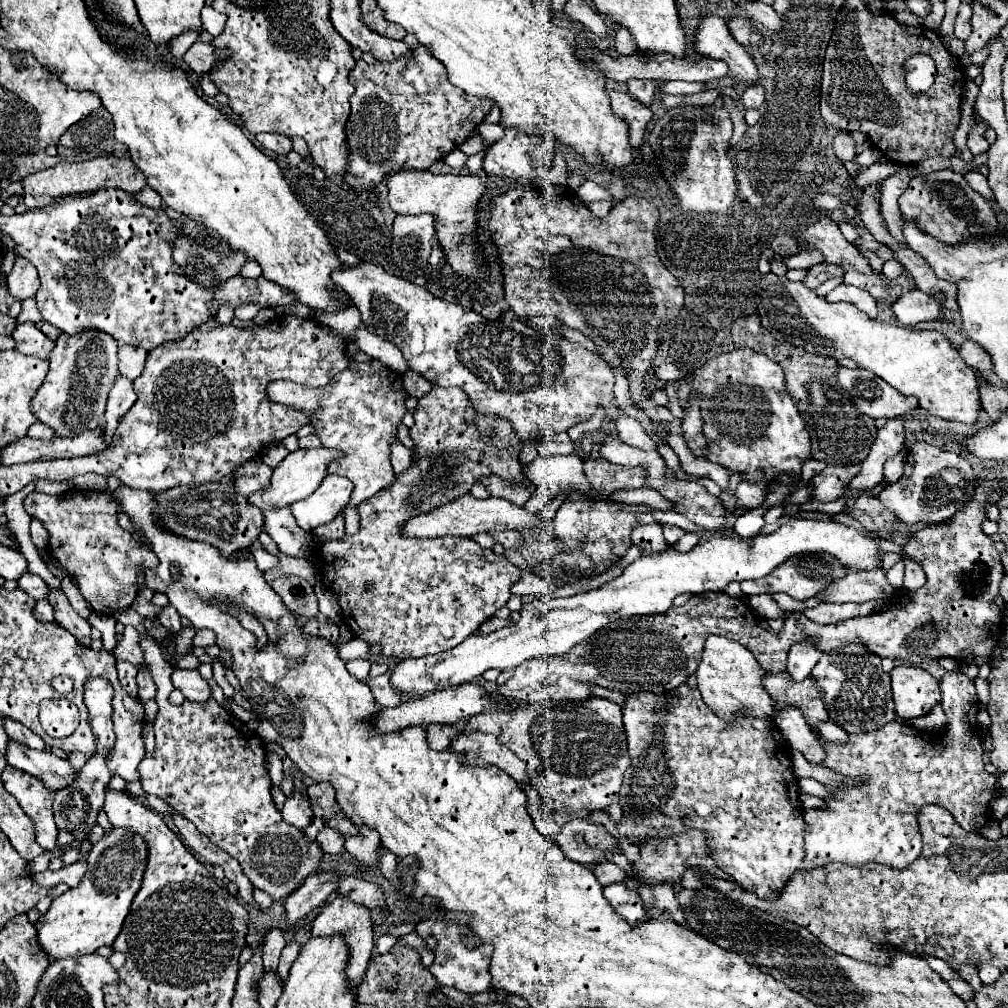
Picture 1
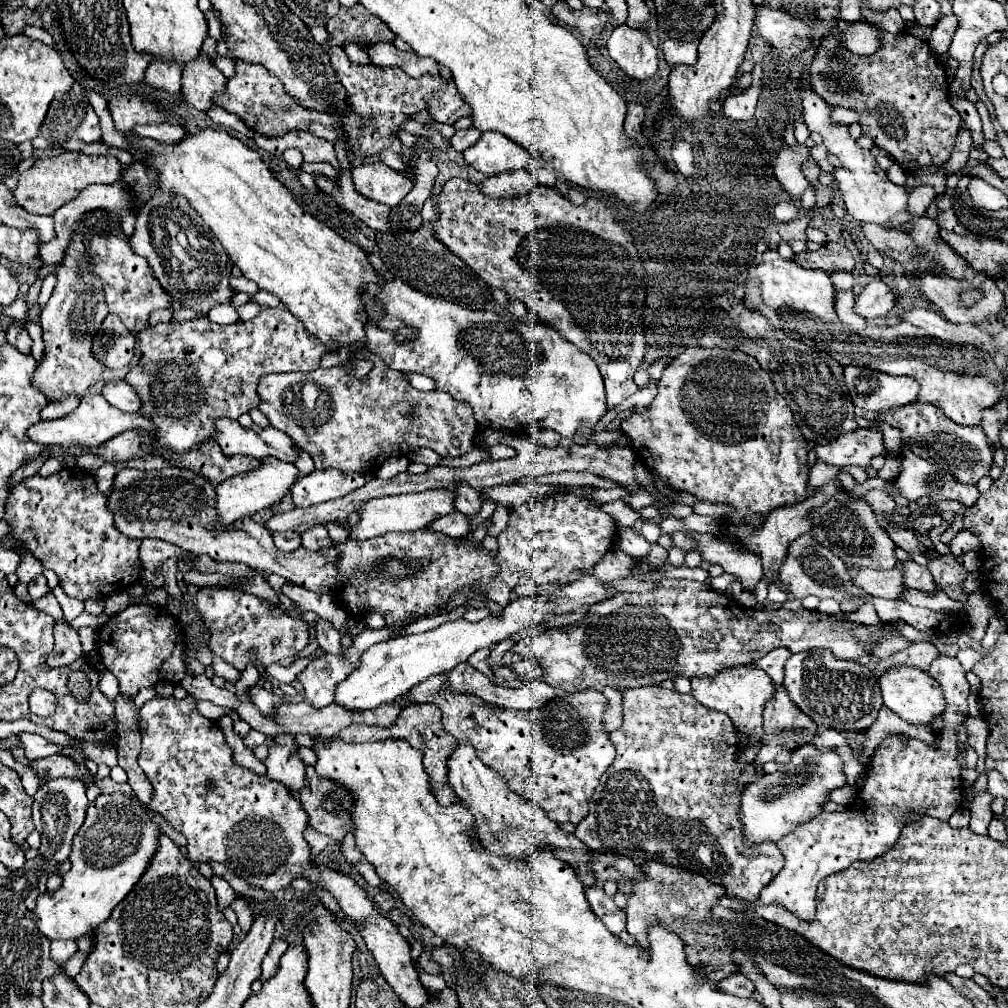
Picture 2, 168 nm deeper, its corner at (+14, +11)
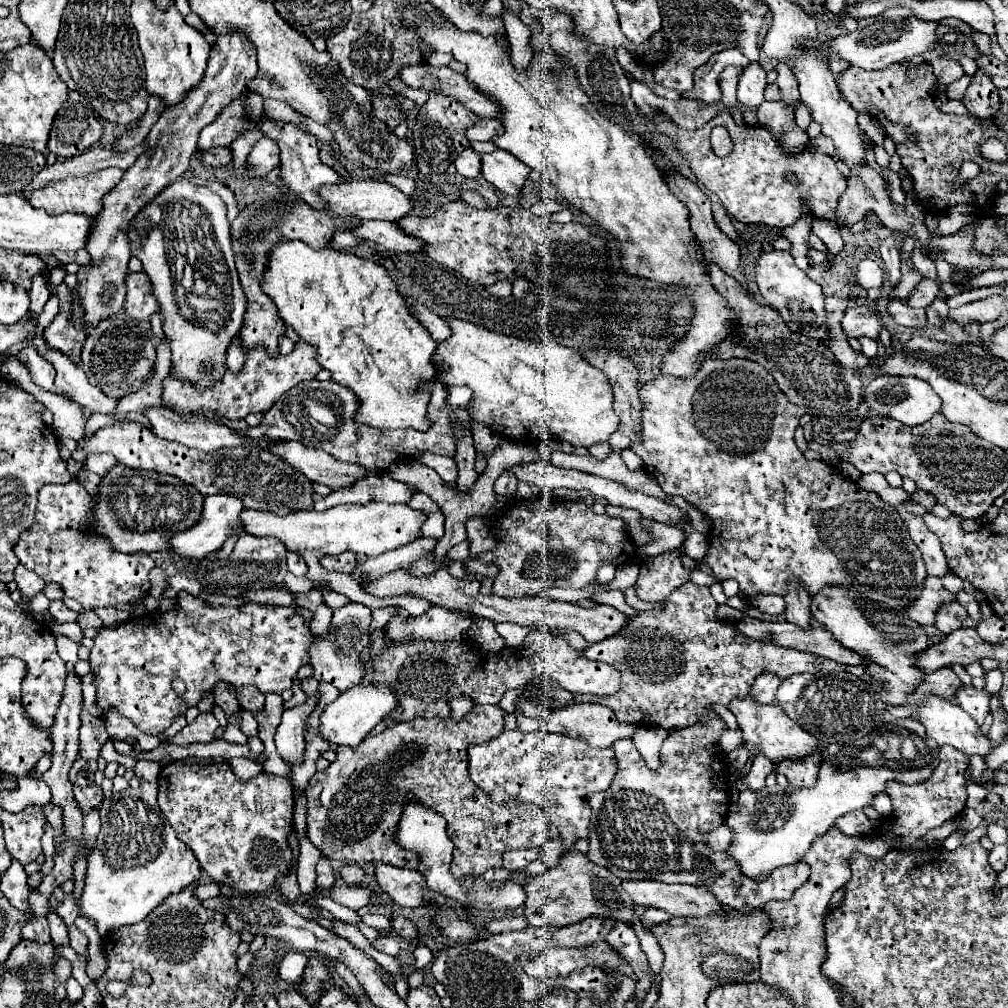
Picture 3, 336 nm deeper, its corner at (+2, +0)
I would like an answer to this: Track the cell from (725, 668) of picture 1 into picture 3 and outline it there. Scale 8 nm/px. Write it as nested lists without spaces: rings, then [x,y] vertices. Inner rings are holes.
[[[752,695],[740,699],[734,697],[728,705],[728,709],[736,715],[738,725],[744,733],[744,741],[746,741],[746,749],[748,751],[758,751],[758,755],[764,755],[772,761],[782,761],[782,759],[796,759],[796,757],[804,757],[806,753],[812,753],[820,747],[820,741],[816,741],[816,737],[812,737],[810,733],[806,733],[806,729],[802,729],[796,721],[792,721],[784,709],[780,709],[780,705],[772,703],[772,705],[762,705],[758,701],[754,701]]]

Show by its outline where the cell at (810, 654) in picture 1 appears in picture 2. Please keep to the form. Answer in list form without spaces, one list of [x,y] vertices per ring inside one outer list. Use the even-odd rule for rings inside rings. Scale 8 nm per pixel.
[[[776,648],[776,650],[772,650],[768,656],[760,658],[754,666],[756,666],[756,668],[762,668],[762,670],[772,678],[772,682],[778,686],[778,684],[782,684],[782,680],[784,680],[784,662],[786,662],[790,656],[792,656],[792,654],[790,654],[786,648]]]

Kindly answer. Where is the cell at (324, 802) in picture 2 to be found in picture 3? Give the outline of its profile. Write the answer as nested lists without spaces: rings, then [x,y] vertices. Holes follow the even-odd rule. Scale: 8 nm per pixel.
[[[476,705],[472,713],[456,723],[452,719],[412,719],[398,723],[380,735],[368,735],[356,747],[338,747],[336,761],[328,769],[314,773],[306,787],[308,797],[308,839],[328,857],[342,863],[374,863],[384,861],[404,869],[416,869],[416,855],[402,849],[392,841],[402,807],[408,803],[408,795],[438,811],[448,821],[448,837],[456,845],[452,873],[456,877],[482,875],[488,869],[502,867],[502,855],[514,849],[542,847],[548,841],[548,817],[540,815],[536,805],[496,805],[486,793],[468,777],[466,749],[472,743],[484,743],[498,737],[504,731],[504,711],[500,705]]]

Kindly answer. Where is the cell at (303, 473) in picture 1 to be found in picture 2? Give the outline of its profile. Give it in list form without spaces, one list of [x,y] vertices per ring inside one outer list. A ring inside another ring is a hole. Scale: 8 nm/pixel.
[[[266,458],[260,468],[240,474],[234,478],[228,478],[226,482],[220,482],[216,486],[216,512],[218,512],[218,524],[220,526],[232,526],[242,516],[252,516],[258,510],[264,510],[272,504],[276,504],[296,482],[298,468],[290,462],[280,462],[276,458]]]

